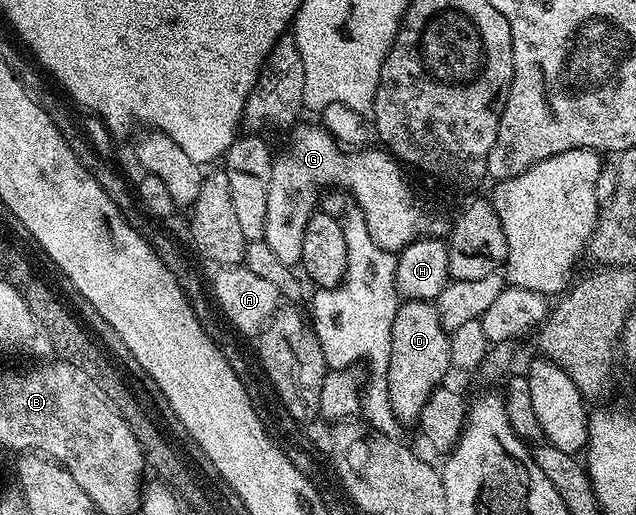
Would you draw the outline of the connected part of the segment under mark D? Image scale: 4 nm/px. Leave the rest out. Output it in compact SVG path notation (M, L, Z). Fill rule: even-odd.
M404 300L396 309L394 326L390 330L390 358L388 359L388 393L390 406L401 425L419 421L422 408L435 389L445 383L444 375L452 368L450 358L450 333L442 326L435 303L427 300Z

